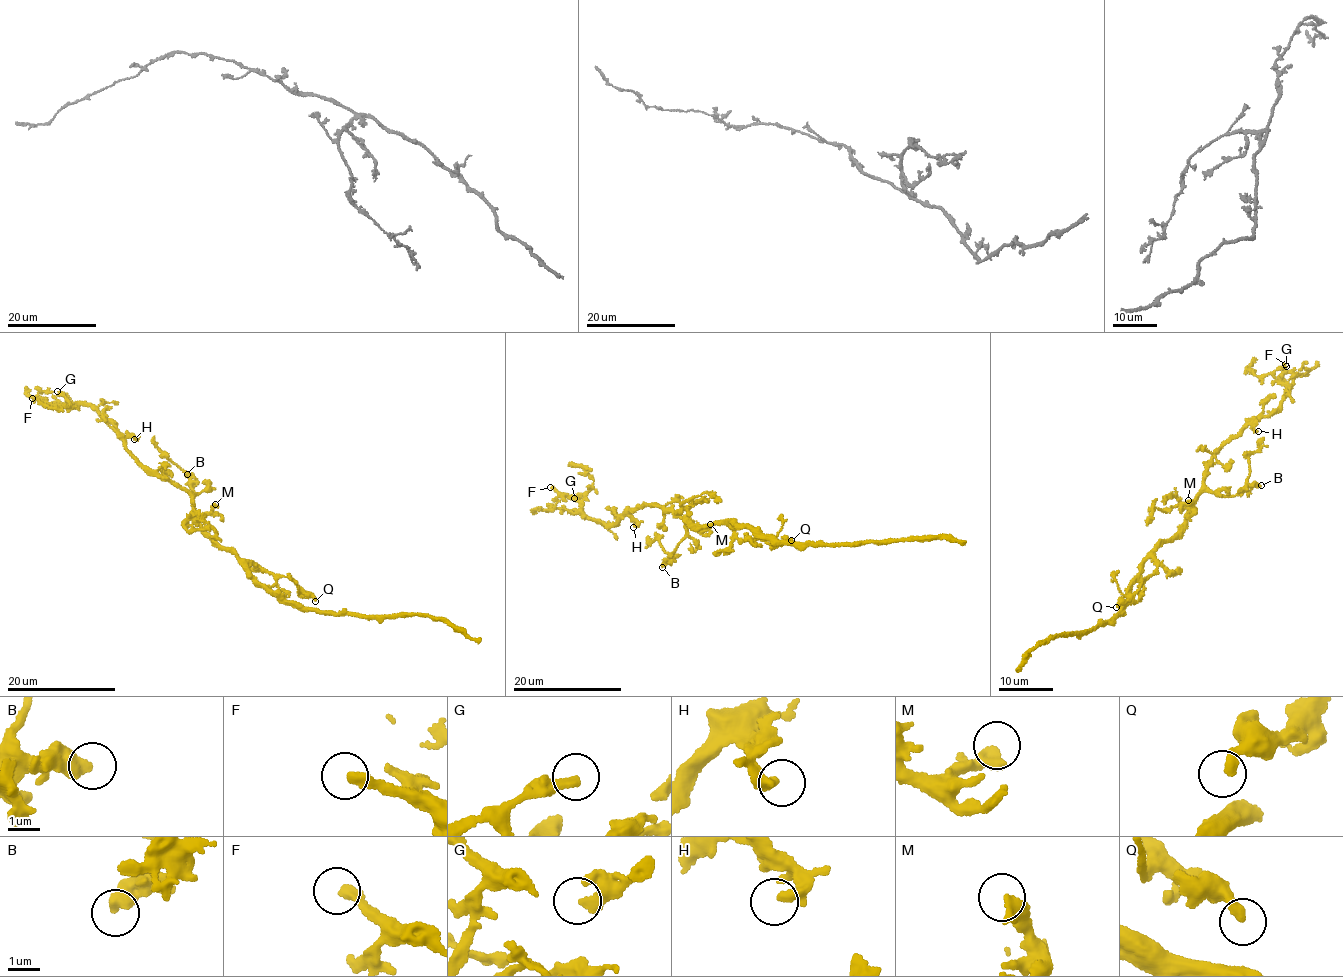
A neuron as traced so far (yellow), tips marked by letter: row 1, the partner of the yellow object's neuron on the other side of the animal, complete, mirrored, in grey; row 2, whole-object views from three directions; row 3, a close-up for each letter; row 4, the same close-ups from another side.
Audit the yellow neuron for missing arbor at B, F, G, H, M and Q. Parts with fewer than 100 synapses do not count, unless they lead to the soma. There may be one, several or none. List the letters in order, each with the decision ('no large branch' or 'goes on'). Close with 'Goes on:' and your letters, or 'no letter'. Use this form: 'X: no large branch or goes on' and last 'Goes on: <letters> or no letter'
B: no large branch
F: goes on
G: no large branch
H: no large branch
M: no large branch
Q: no large branch
Goes on: F

